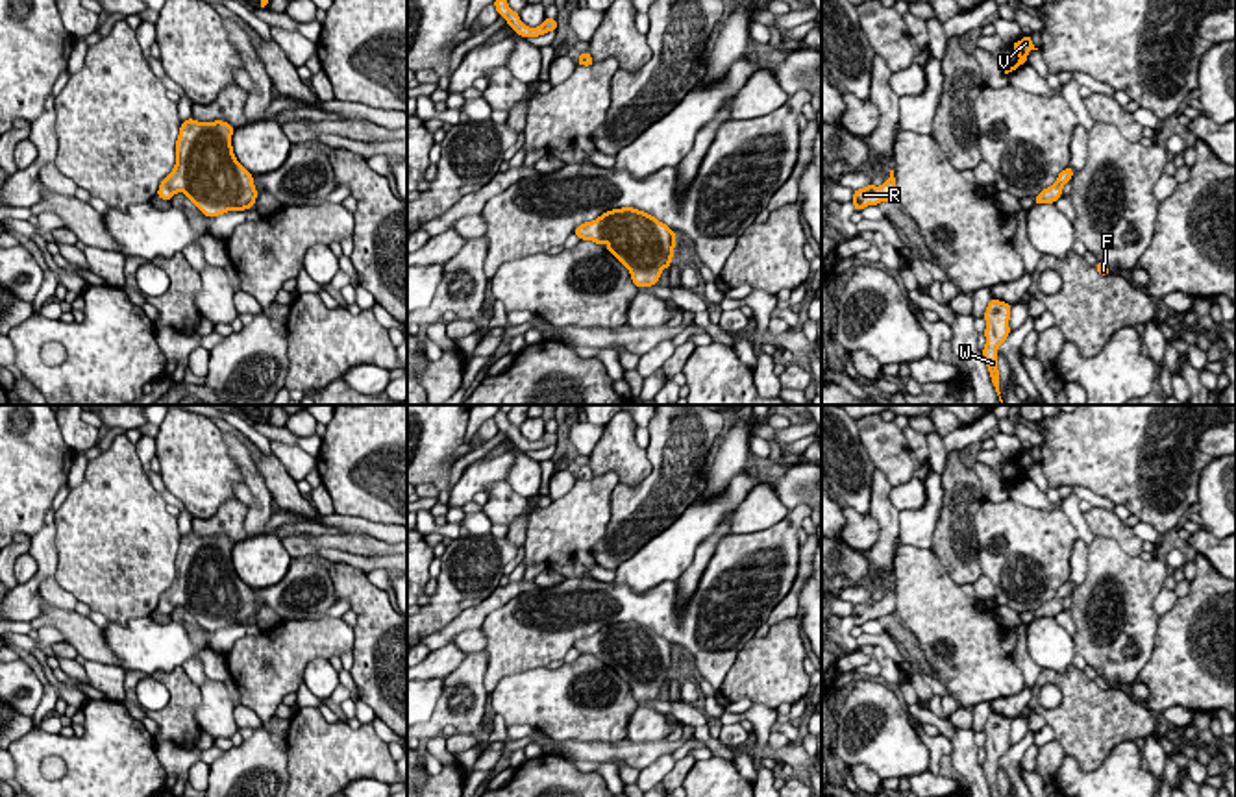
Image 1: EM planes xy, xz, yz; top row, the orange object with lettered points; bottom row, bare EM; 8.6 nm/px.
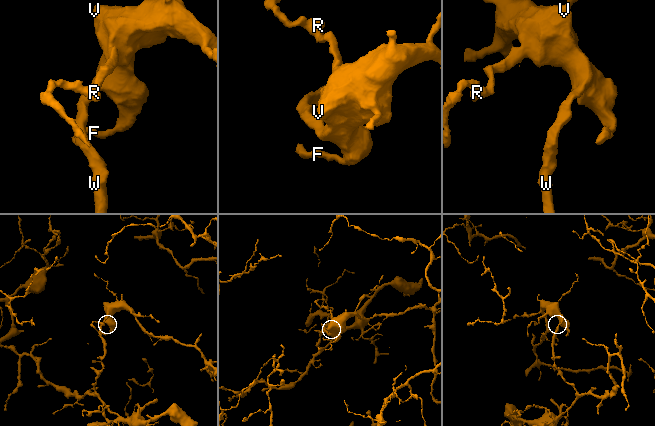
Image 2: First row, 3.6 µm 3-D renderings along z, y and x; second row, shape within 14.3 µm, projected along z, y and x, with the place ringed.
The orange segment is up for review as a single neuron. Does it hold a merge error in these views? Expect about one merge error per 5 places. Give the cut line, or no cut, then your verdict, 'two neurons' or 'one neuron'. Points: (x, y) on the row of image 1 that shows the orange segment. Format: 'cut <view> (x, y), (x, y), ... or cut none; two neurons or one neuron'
cut none; one neuron

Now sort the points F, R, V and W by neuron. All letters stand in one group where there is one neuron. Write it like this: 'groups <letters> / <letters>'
groups F R V W

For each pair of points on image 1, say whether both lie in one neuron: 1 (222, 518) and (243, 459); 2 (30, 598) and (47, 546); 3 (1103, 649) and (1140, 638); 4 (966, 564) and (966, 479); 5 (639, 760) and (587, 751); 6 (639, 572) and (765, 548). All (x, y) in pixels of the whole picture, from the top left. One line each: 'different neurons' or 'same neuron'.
1: different neurons
2: same neuron
3: same neuron
4: same neuron
5: same neuron
6: different neurons

